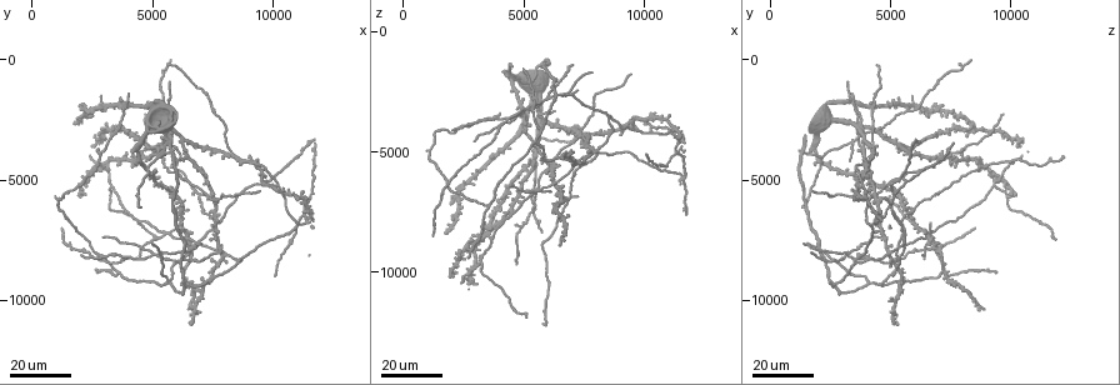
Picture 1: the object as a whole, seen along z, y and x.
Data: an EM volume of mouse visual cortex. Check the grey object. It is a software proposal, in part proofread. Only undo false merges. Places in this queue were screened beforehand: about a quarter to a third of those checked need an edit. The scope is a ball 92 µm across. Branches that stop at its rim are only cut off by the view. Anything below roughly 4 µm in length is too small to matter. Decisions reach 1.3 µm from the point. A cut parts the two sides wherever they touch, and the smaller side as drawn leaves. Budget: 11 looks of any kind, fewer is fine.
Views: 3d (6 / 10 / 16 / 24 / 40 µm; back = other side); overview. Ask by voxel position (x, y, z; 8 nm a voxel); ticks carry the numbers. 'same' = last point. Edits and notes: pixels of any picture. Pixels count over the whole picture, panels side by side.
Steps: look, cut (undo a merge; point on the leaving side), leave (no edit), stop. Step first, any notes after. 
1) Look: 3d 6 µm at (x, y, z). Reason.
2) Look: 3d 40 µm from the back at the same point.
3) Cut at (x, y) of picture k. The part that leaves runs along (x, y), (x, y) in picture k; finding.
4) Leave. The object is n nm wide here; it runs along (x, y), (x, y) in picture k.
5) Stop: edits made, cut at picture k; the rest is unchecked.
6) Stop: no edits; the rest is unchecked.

Look: 3d 24 µm at (4200, 8300, 3700). A fork.

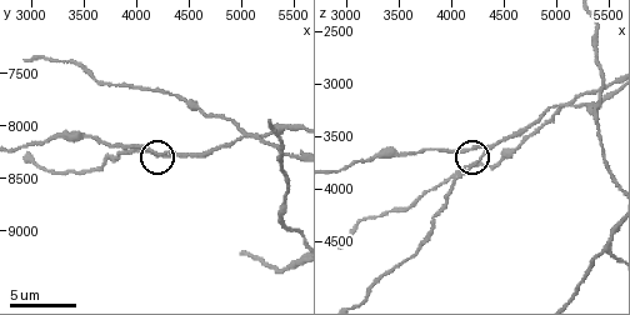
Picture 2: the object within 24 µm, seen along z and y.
Look: 3d 10 µm at (4320, 8260, 3660).

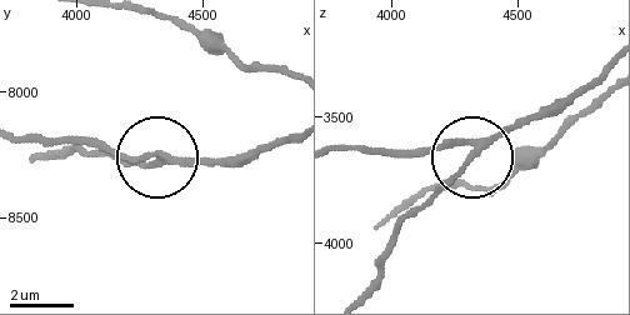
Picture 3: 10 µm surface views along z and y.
Leave. It runs along (603, 73), (481, 145), (371, 154) in picture 3; one neuron here.

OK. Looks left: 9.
Look: 3d 10 µm at (5160, 8080, 3160). Side arm on a straight run.

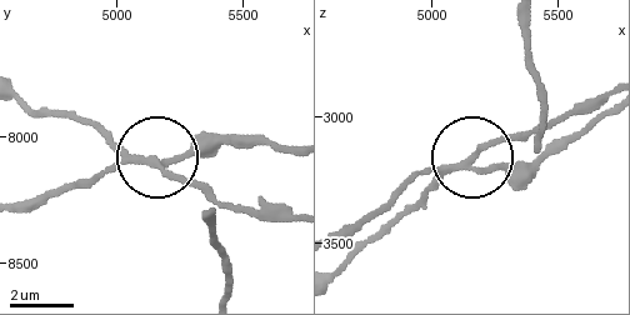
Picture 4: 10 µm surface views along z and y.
Cut at (106, 139) of picture 4. 3 arms meet here; the part that leaves runs along (458, 166), (609, 103) in picture 4; two neurons meet here.

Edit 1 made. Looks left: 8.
Look: overview. Redraw.

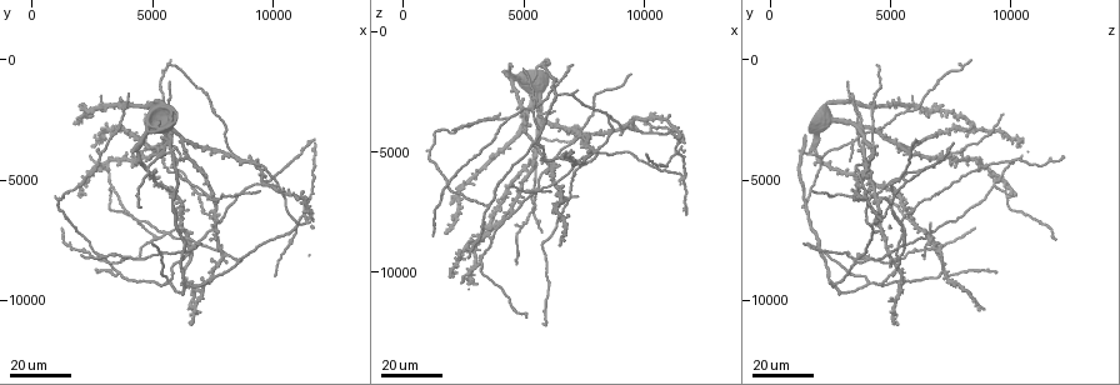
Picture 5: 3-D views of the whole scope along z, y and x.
Look: 3d 24 µm at (5400, 9300, 4600). Branch point.

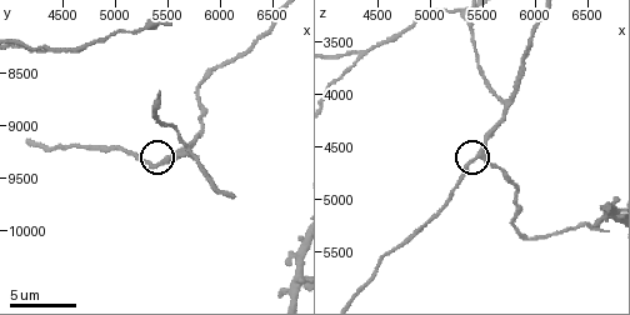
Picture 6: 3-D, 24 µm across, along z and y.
Look: 3d 6 µm at (5480, 9320, 4600). Closer look.

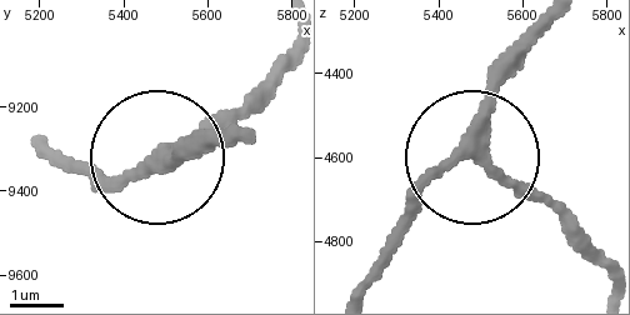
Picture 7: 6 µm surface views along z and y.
Look: 3d 6 µm from the back at (5480, 9325, 4585).

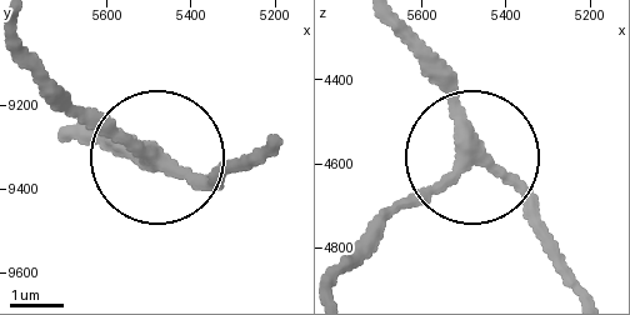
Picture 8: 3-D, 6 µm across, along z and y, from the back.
Leave. It runs along (393, 31), (464, 153), (356, 255) in picture 8; all the same neuron.

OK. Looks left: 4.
Look: 3d 16 µm at (5600, 7200, 6700). Arms part here.

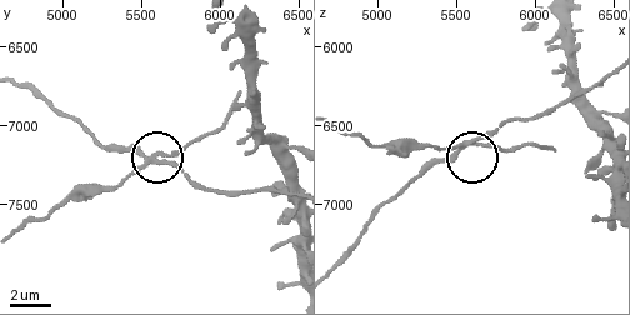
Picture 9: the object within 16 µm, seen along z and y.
Look: 3d 6 µm at (5500, 7220, 6620).

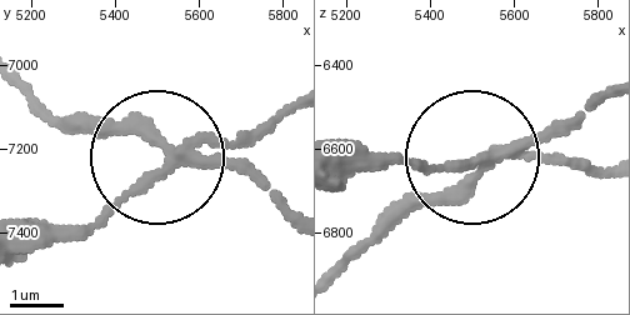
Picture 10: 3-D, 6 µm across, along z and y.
Cut at (118, 205) of picture 10. 3 arms meet here; the part that leaves runs along (170, 153), (80, 225), (26, 229) in picture 10; two neurons meet here.

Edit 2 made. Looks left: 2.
Stop: edits made, cut at picture 4, cut at picture 10; the rest is unchecked.

